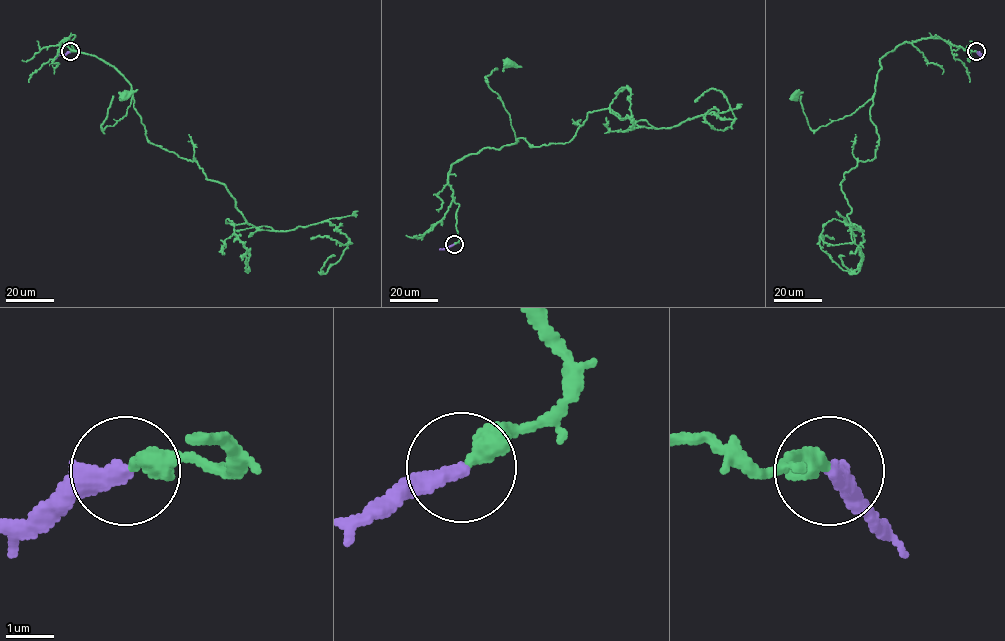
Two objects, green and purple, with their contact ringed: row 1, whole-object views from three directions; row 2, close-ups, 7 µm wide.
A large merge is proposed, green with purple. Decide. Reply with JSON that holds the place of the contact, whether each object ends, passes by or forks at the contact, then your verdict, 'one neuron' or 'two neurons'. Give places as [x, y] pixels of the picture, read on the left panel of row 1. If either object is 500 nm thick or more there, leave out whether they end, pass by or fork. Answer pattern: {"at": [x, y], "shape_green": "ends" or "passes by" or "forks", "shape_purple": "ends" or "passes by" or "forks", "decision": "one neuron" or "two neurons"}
{"at": [70, 51], "shape_green": "ends", "shape_purple": "ends", "decision": "one neuron"}

